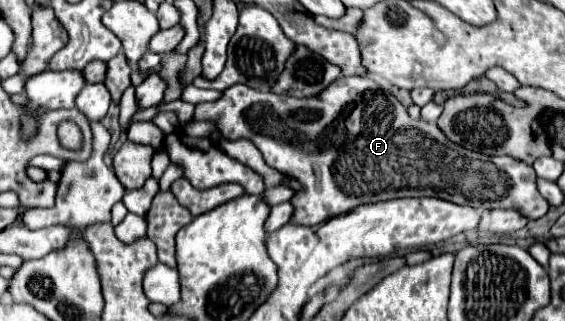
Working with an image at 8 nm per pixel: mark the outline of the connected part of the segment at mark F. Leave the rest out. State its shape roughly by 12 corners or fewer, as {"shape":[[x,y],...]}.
{"shape":[[369,77],[201,113],[303,183],[293,221],[439,197],[549,211],[533,167],[449,141]]}

